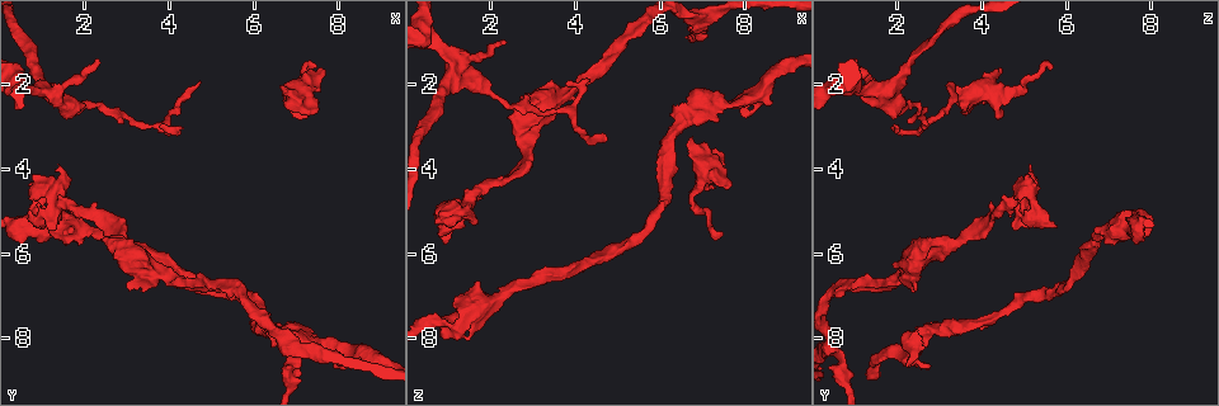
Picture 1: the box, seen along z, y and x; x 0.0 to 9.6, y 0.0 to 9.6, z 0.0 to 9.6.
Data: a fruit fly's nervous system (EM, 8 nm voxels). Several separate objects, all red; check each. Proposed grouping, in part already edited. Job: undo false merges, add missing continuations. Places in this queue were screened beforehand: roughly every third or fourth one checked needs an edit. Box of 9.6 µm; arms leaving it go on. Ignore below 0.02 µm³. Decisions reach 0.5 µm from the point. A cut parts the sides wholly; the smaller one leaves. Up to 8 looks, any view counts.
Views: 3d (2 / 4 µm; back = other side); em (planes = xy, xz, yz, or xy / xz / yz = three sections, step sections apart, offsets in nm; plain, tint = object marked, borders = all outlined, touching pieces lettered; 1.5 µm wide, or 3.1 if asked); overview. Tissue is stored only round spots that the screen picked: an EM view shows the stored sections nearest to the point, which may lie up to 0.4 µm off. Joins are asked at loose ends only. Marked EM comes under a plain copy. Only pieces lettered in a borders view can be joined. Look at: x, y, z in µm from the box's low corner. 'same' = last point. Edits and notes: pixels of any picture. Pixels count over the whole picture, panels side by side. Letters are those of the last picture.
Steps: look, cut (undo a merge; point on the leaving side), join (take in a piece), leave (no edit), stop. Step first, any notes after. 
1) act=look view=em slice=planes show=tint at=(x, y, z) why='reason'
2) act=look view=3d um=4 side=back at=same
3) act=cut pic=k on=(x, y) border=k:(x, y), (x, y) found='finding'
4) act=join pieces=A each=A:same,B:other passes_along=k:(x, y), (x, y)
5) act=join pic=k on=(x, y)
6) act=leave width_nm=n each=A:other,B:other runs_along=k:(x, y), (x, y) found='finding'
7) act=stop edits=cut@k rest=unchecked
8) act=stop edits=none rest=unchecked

act=look view=3d um=4 at=(3.80, 3.00, 1.95) why='branch stops here'

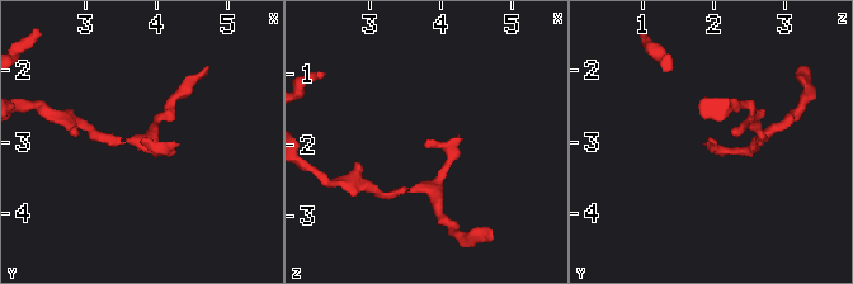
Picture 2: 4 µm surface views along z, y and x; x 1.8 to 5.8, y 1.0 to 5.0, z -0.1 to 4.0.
act=look view=em slice=xz step=8 show=tint at=(3.80, 2.95, 1.95) why='shape alone is not enough'

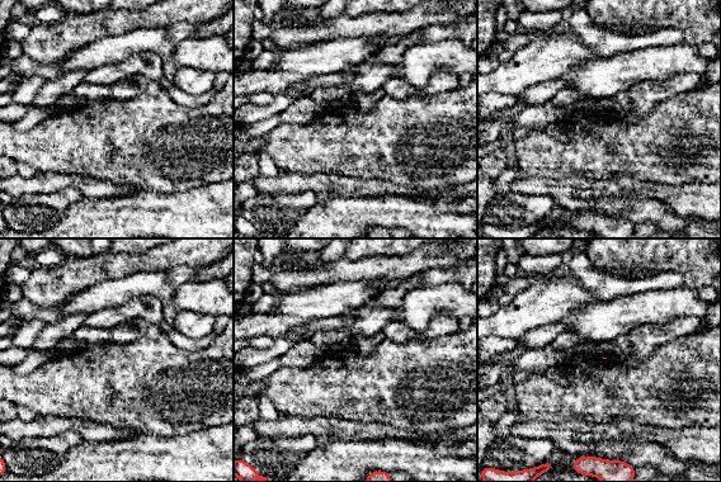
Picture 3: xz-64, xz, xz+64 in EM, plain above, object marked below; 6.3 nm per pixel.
act=look view=em slice=planes show=borders at=same

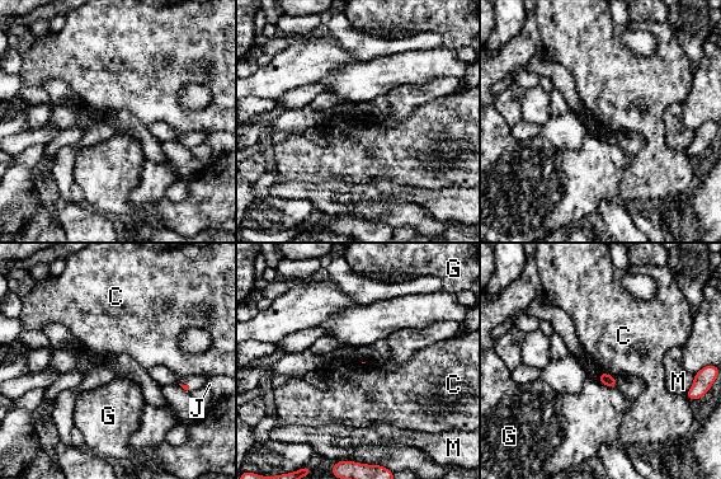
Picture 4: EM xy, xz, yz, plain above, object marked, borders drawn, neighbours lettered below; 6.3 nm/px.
act=leave longest_contact=G:140nm each=C:other,G:other,J:other,M:other found='none of them fits'

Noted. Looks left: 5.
act=look view=em slice=xy step=4 show=borders at=(1.20, 5.40, 4.70) why='branch stops here'

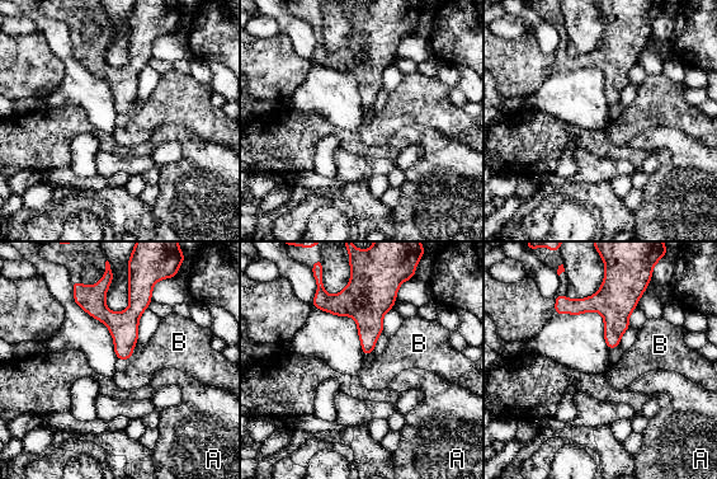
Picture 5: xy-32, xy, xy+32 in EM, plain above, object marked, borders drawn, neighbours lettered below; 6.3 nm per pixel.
act=look view=em slice=planes show=borders at=same

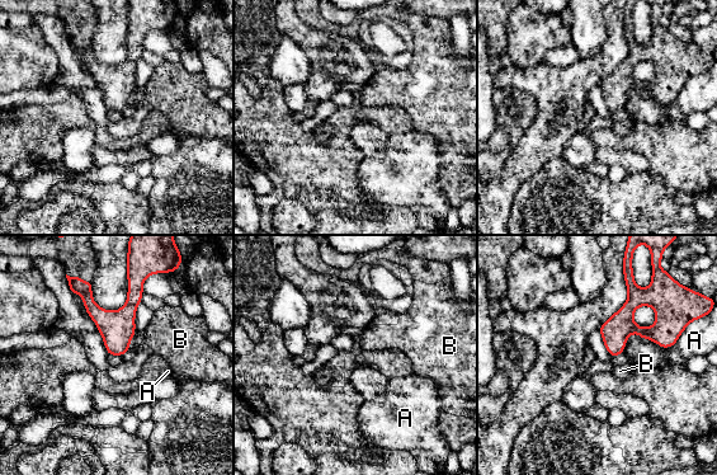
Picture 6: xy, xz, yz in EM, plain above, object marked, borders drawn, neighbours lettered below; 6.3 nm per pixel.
act=leave width_nm=170 each=A:other,B:other runs_along=6:(627, 277), (674, 333) found='no lettered piece goes on from it'

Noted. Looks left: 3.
act=look view=em um=3.1 slice=planes show=borders at=(4.75, 1.95, 3.25)

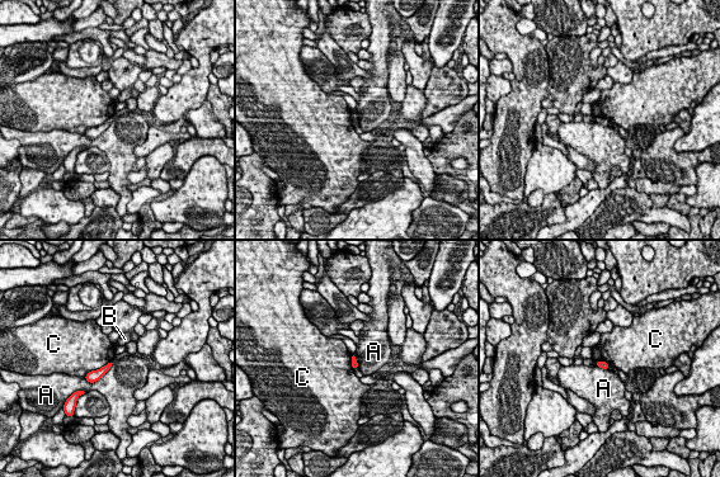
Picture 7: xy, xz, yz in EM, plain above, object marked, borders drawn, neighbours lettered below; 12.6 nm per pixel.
act=leave each=A:other,B:other,C:other found='no lettered piece goes on from it'

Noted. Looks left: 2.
act=stop edits=none rest=unchecked

